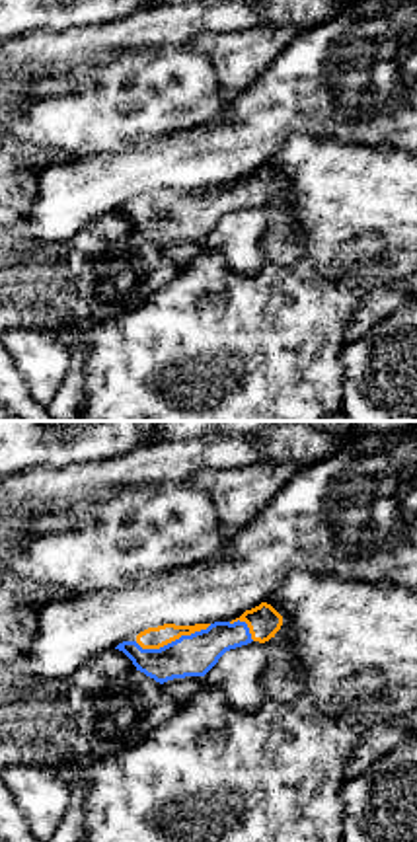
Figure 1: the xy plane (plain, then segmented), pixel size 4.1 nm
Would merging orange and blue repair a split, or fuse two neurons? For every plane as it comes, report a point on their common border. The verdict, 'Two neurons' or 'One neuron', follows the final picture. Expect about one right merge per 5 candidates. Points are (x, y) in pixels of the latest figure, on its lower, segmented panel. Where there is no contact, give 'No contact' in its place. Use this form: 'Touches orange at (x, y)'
Touches orange at (172, 640)

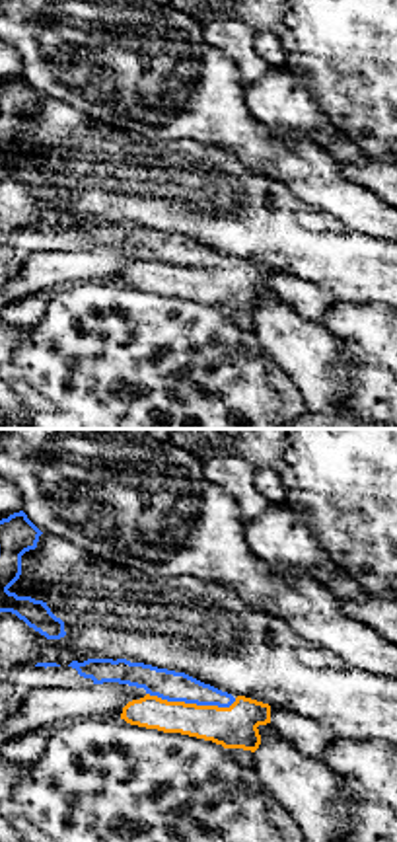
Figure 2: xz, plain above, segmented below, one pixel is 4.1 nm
Touches orange at (191, 704)

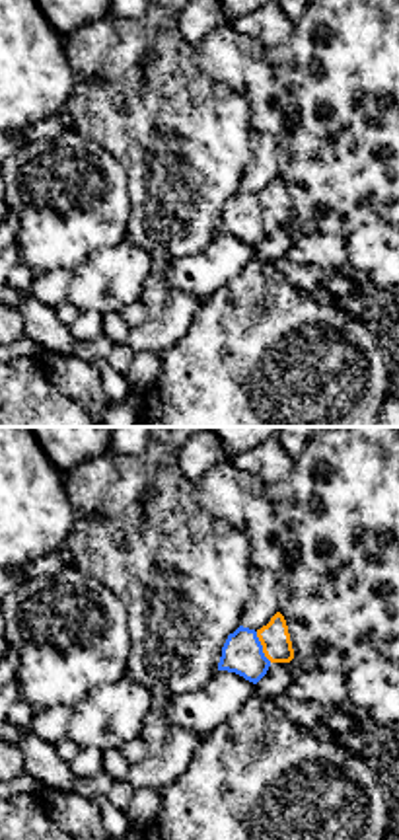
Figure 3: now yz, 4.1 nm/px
Touches orange at (263, 648)

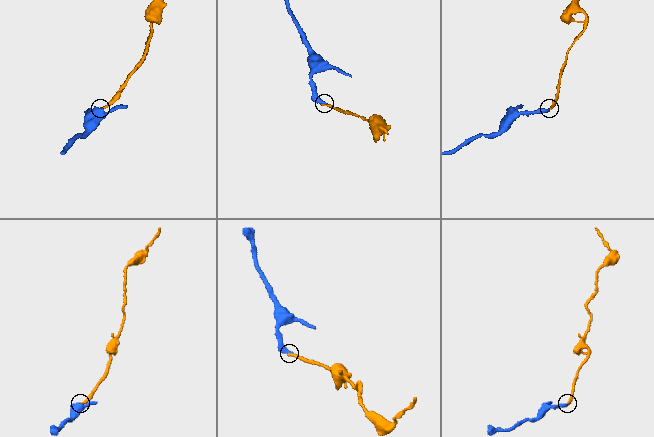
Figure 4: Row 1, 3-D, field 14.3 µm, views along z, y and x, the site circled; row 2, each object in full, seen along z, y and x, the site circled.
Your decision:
One neuron

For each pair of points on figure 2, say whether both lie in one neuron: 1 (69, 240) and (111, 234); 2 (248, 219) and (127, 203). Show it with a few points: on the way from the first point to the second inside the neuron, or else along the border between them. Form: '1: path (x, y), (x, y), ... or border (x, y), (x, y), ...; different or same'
1: path (78, 236), (102, 234); same
2: path (218, 203), (156, 203); same

